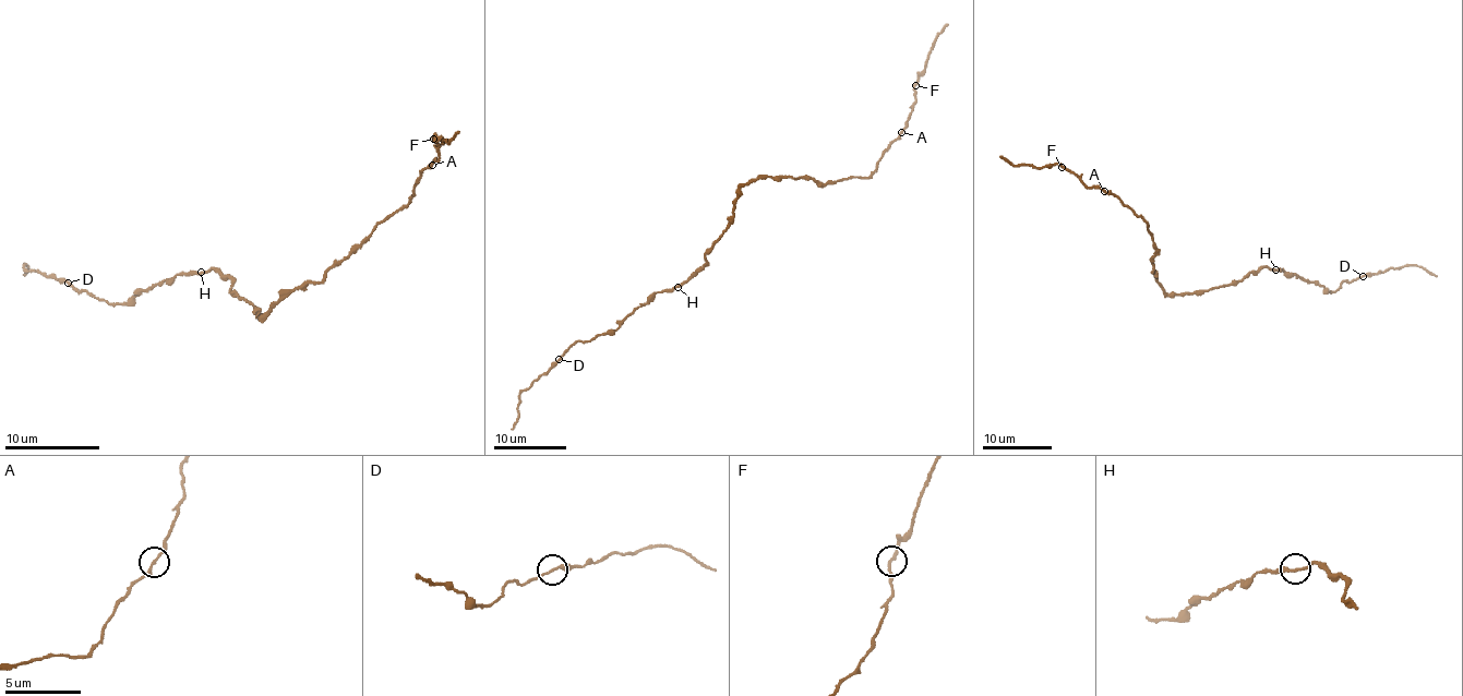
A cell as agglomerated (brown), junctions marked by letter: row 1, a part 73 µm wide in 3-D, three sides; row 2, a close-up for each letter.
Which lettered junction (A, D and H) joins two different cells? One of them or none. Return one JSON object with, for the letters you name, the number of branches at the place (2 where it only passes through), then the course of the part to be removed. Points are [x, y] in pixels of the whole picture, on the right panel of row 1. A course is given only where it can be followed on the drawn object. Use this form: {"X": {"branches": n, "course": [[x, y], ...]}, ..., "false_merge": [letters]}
{"false_merge": []}

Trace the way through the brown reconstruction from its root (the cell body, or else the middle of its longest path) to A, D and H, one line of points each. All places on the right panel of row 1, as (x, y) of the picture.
A: (1187, 294), (1167, 294), (1156, 282), (1150, 259), (1156, 249), (1148, 232), (1147, 223), (1103, 191)
D: (1187, 294), (1234, 285), (1263, 267), (1294, 273), (1327, 291), (1363, 276)
H: (1187, 294), (1203, 294), (1219, 286), (1234, 285), (1263, 267), (1275, 270)

